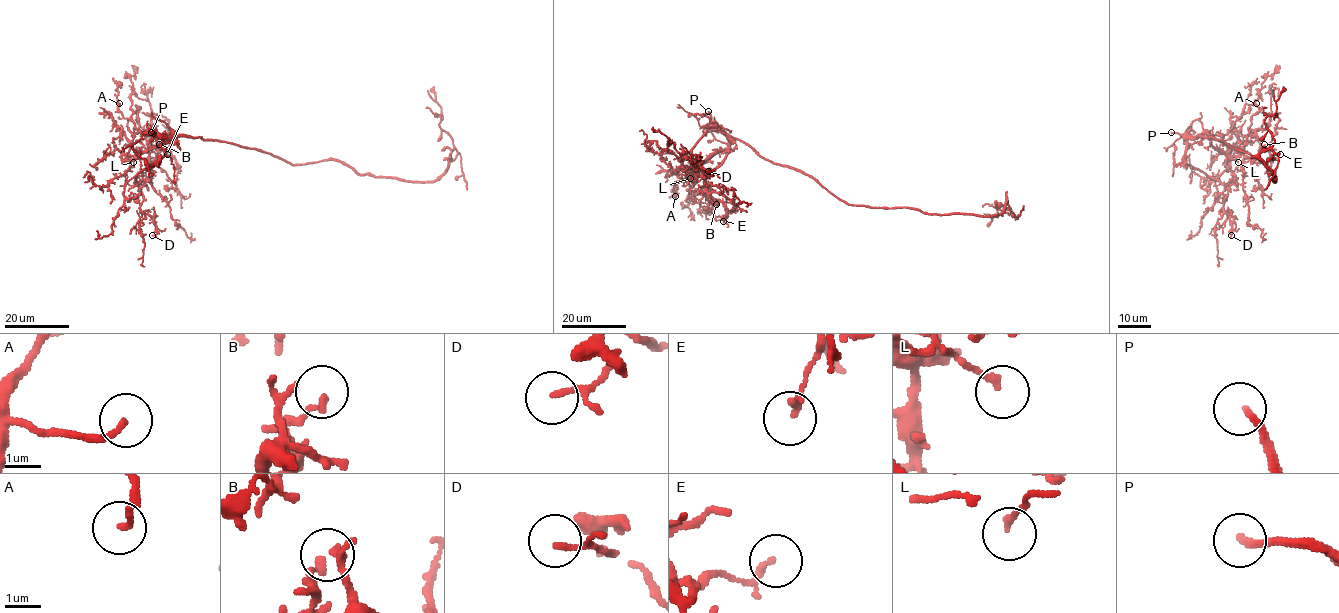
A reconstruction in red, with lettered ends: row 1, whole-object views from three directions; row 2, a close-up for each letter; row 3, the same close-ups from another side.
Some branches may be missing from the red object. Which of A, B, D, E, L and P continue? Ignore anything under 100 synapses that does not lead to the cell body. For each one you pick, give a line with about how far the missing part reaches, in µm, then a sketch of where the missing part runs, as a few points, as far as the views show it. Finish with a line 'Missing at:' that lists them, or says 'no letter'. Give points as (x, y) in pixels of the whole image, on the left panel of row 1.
P: Missing length about 35 µm. Course of what is missing: (151, 132), (139, 129), (102, 94), (97, 85), (98, 73), (91, 63)
Missing at: P

